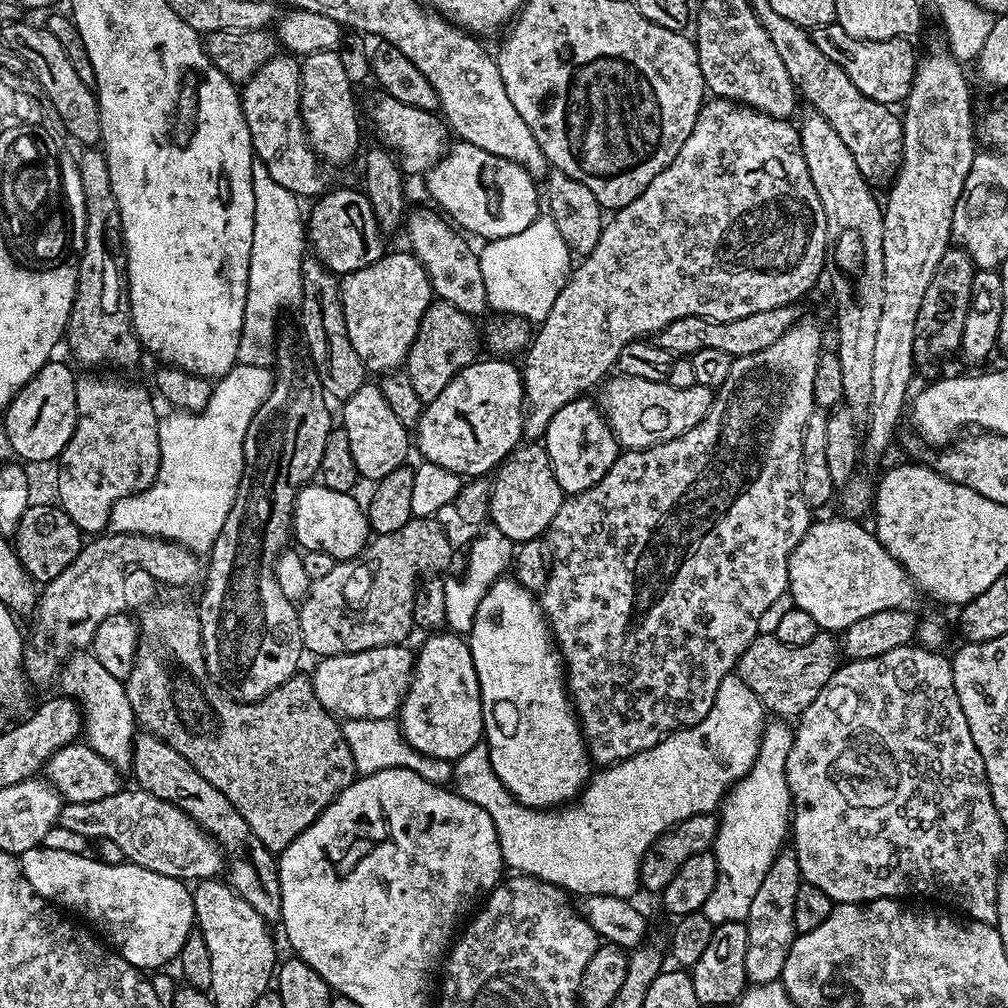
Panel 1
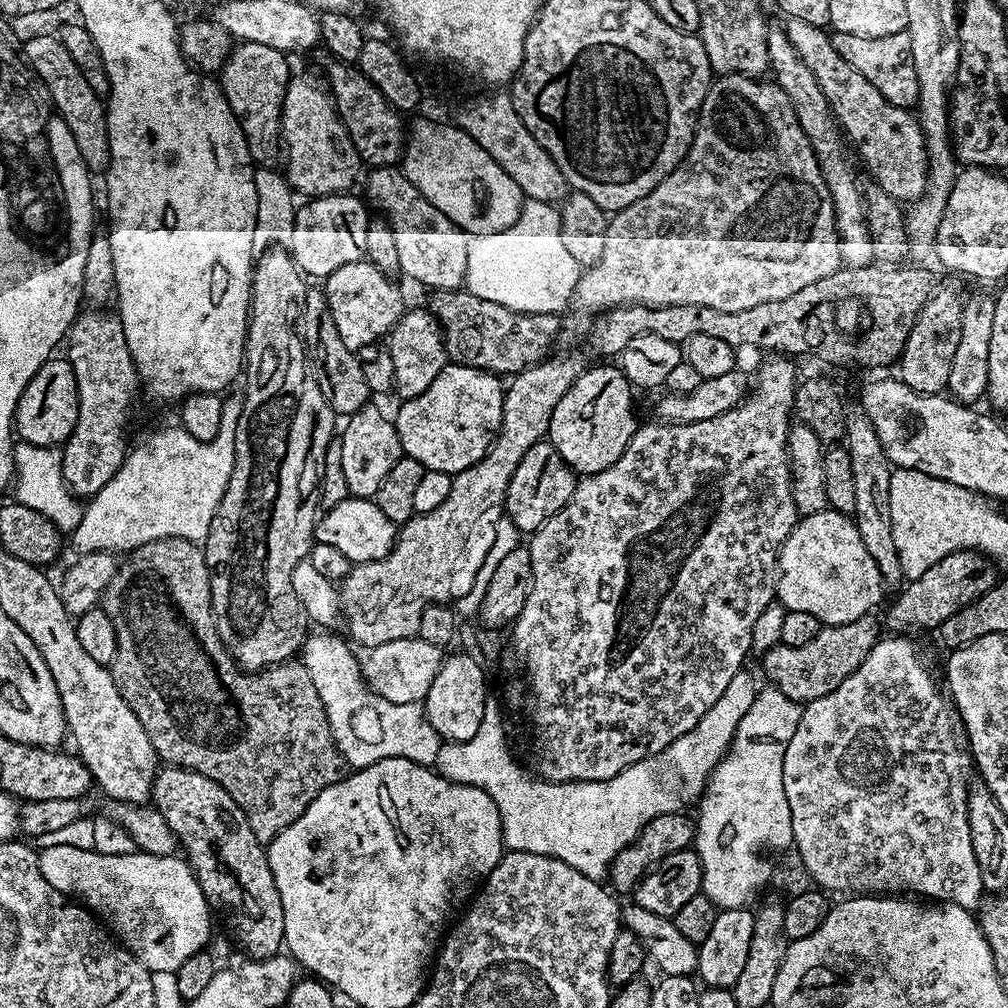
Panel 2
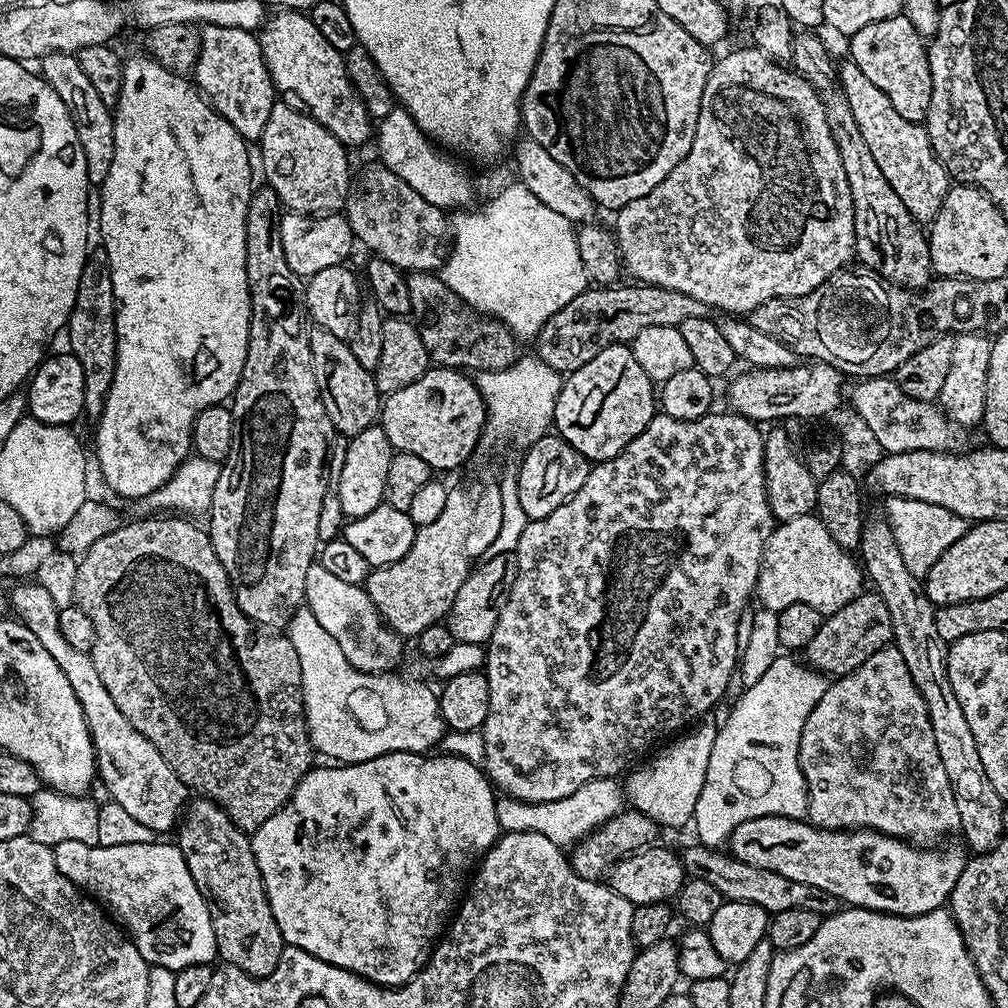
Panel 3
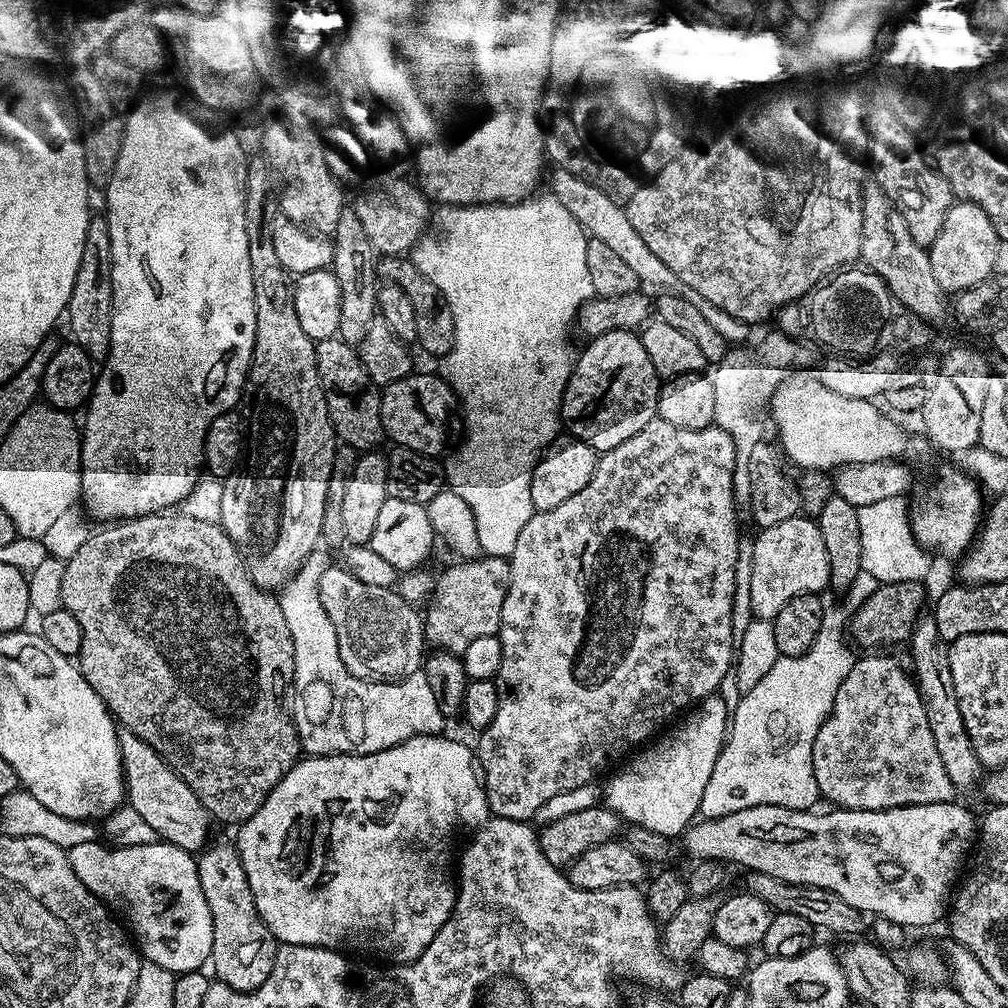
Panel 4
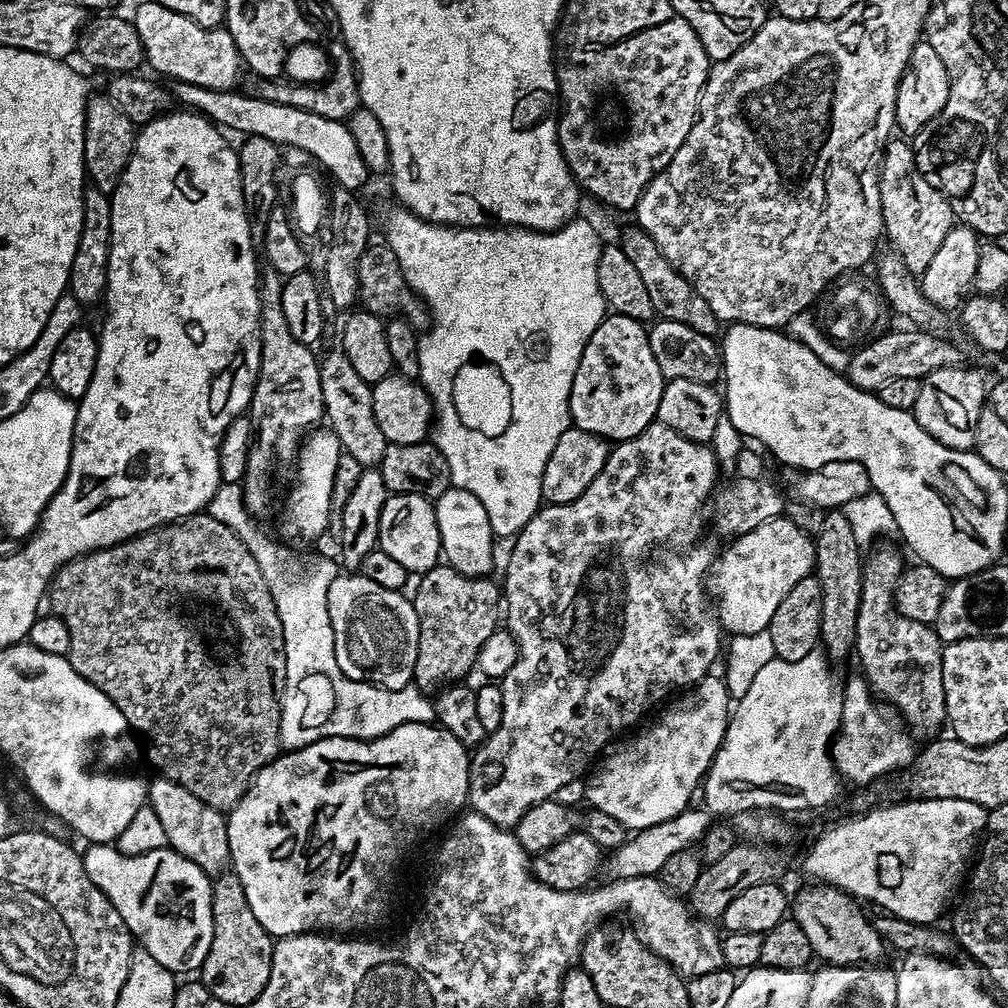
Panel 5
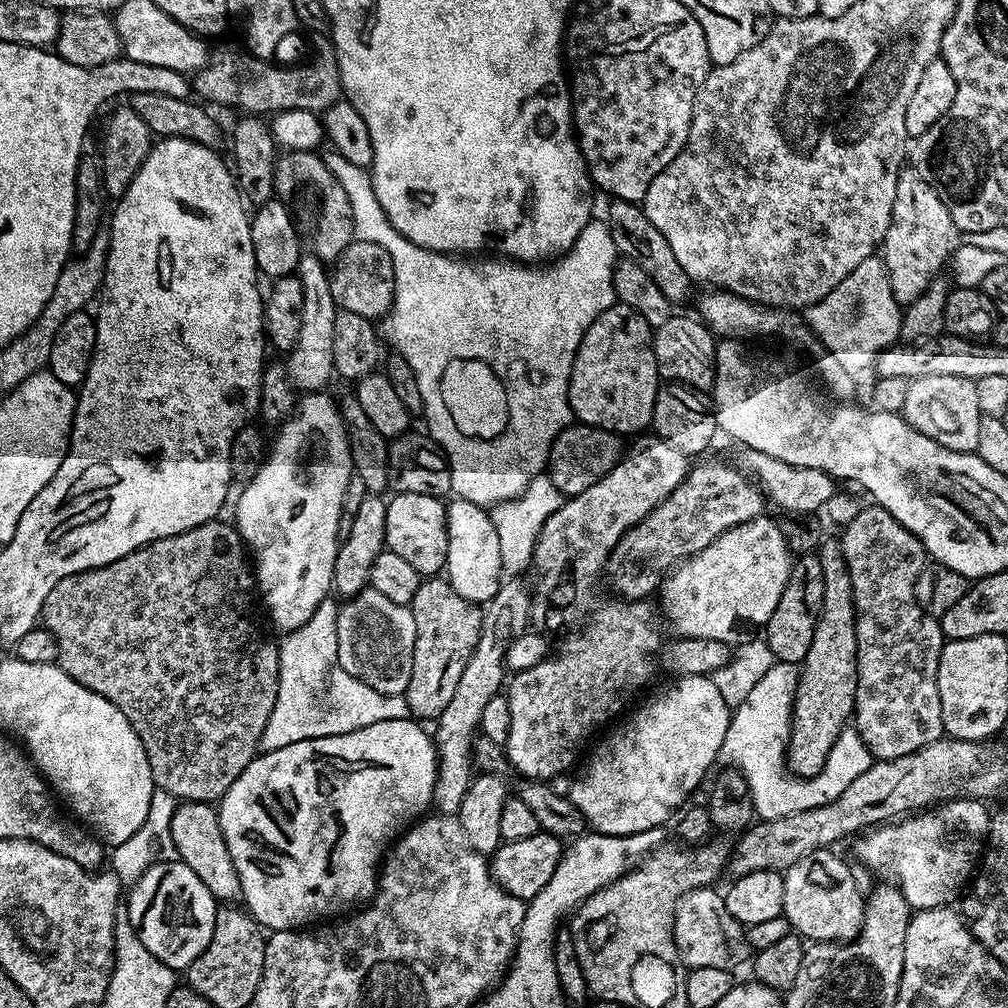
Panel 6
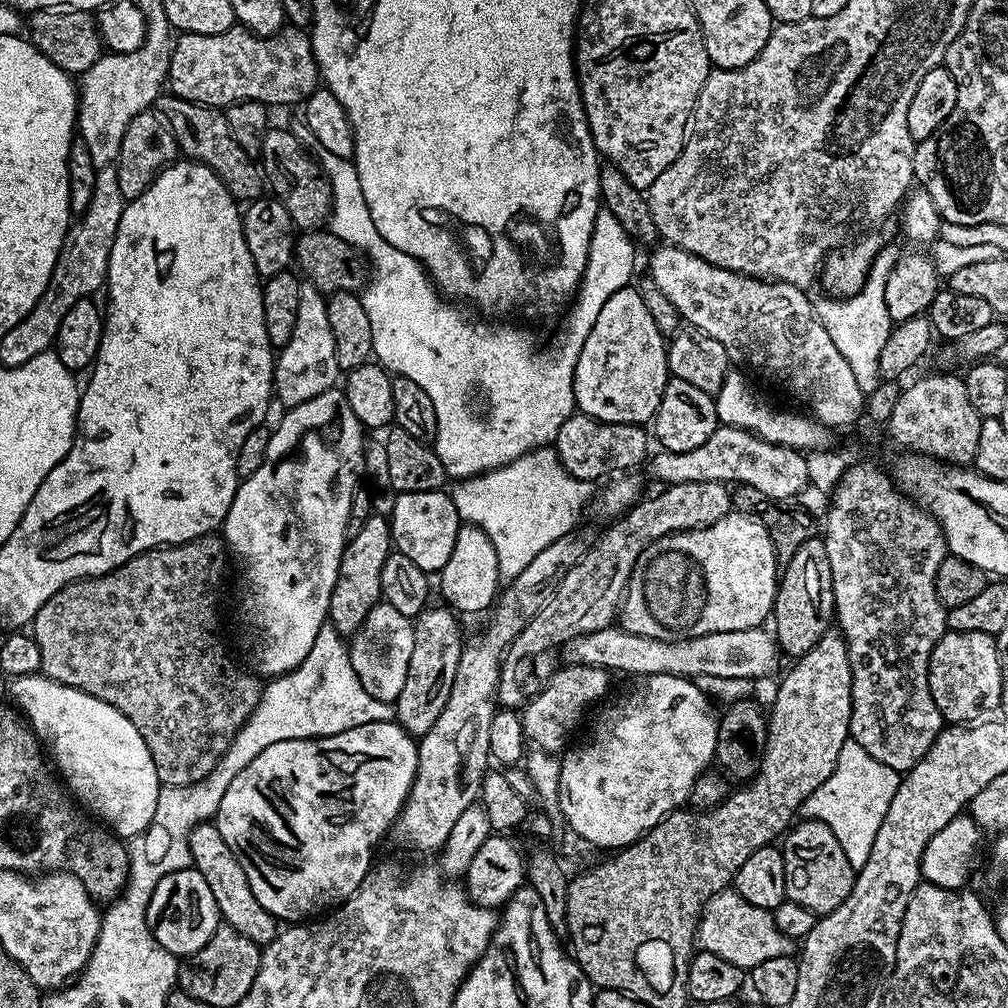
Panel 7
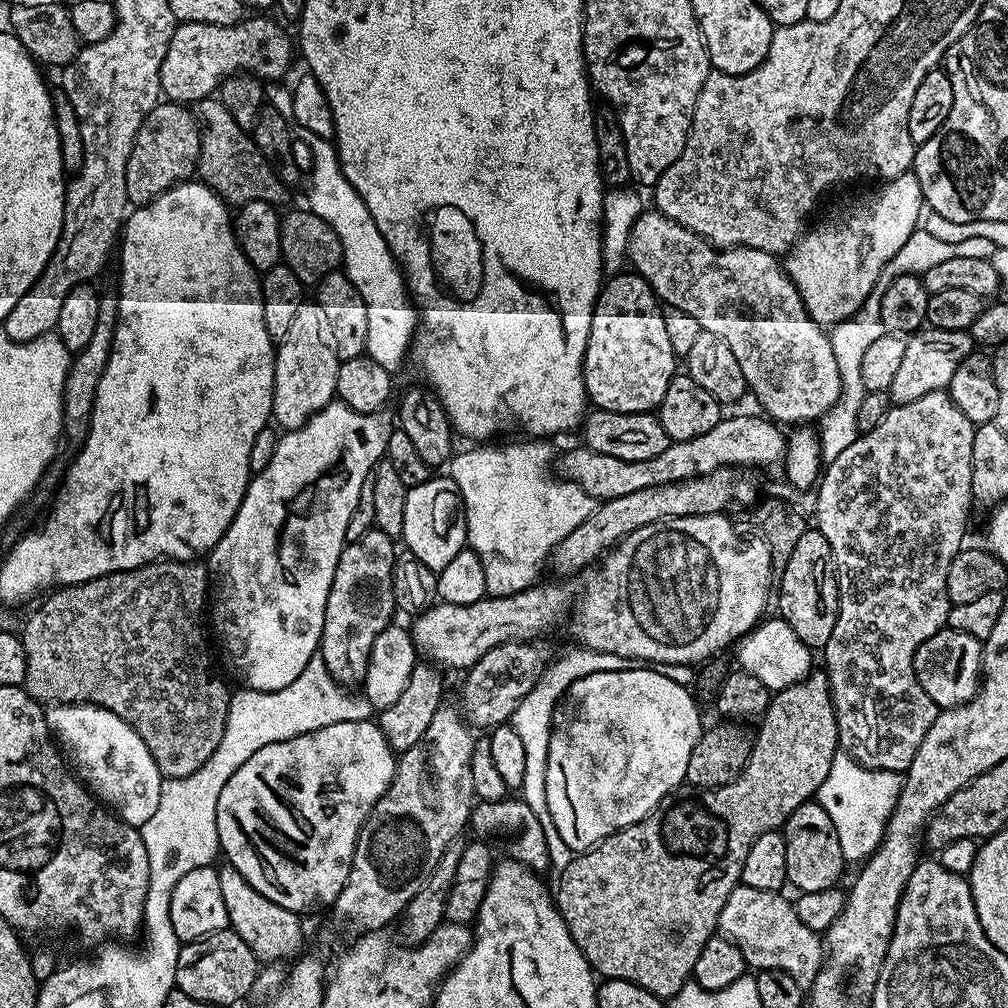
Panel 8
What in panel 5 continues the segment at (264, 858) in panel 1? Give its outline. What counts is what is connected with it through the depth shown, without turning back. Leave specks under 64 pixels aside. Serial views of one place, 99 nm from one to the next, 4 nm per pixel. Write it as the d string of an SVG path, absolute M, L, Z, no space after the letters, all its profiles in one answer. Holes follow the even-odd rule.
M225 870L212 880L212 921L214 934L210 942L210 950L198 969L198 978L208 988L211 999L221 1000L229 1006L247 1006L262 994L266 982L270 978L272 965L273 937L254 918L254 910L250 910L250 902L246 902L246 890L242 890L242 882L238 882L235 872Z

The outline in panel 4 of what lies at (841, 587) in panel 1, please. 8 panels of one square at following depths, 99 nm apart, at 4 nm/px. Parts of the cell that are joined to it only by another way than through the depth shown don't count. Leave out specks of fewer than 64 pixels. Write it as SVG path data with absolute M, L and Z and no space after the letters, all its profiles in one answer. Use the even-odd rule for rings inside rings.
M801 514L794 518L786 518L786 522L778 522L778 526L759 529L755 534L757 536L752 540L753 617L773 621L782 610L782 606L790 602L790 598L798 598L801 594L820 594L823 593L823 588L829 587L830 558L826 558L826 542L822 542L822 534L815 519L808 519Z

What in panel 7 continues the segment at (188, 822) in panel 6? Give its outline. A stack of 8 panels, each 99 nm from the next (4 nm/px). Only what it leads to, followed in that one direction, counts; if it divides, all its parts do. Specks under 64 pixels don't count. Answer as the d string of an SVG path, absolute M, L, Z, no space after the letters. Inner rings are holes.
M205 822L194 826L188 841L192 863L198 874L206 878L206 886L210 886L210 894L214 894L214 902L220 911L221 921L238 930L238 934L250 938L250 942L261 946L269 944L276 937L278 921L266 911L262 902L258 902L258 898L254 898L254 890L250 890L246 870L242 870L242 866L234 858L230 846L226 846L215 823Z

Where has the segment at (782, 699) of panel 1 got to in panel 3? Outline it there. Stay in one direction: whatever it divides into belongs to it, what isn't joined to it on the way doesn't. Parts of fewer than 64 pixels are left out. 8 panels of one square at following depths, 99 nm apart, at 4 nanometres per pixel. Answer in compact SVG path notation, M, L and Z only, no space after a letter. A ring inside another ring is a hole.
M874 590L861 591L855 600L846 602L838 611L829 613L822 621L818 634L804 649L807 665L823 675L839 678L850 674L870 654L892 644L892 623L886 602Z

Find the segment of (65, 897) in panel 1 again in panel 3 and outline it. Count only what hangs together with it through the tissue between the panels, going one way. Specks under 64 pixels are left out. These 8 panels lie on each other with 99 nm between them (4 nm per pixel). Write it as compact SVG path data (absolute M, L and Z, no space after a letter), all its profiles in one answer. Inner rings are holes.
M58 842L52 853L58 870L66 874L70 882L91 894L113 913L117 912L115 915L122 921L138 954L142 954L149 966L168 968L178 973L186 966L212 964L217 959L208 904L194 878L190 878L186 858L175 843L102 846L86 842Z

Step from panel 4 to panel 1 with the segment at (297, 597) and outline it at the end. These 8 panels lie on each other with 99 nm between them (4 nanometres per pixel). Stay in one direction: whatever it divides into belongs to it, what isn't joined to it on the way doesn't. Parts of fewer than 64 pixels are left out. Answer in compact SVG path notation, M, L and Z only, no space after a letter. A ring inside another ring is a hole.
M358 718L357 720L344 720L342 727L346 742L350 746L350 754L354 754L354 766L360 776L369 776L378 770L409 768L414 770L414 774L422 774L422 778L435 784L447 785L452 779L453 761L439 760L414 750L414 746L410 746L410 742L404 737L399 723L395 719Z

